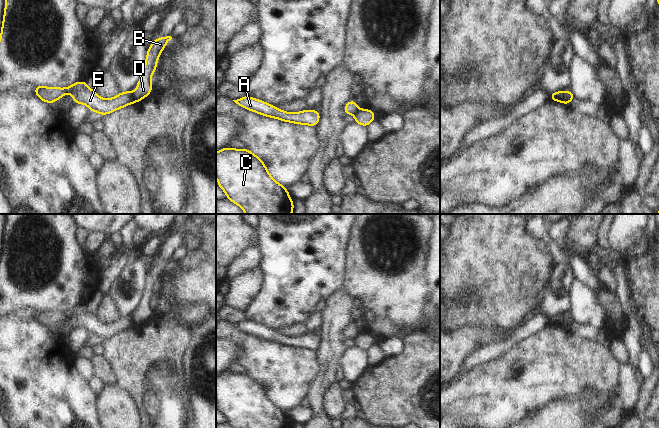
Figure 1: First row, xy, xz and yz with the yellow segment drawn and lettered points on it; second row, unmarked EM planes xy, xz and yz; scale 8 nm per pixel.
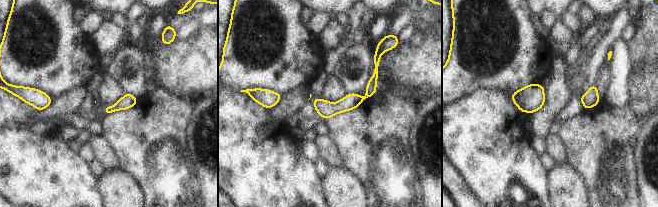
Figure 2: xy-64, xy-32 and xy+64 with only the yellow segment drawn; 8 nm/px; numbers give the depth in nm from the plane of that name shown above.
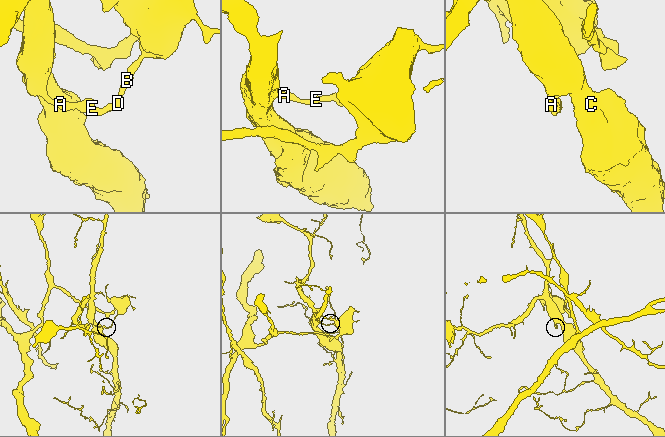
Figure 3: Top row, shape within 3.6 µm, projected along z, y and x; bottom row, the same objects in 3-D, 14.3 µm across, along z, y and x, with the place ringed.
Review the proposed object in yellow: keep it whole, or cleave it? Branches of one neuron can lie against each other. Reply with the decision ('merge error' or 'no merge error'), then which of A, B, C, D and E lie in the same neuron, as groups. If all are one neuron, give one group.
merge error; A C E / B D

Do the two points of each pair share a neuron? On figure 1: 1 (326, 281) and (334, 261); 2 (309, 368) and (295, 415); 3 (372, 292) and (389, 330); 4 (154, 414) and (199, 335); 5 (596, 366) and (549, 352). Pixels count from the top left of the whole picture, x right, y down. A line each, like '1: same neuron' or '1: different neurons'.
1: same neuron
2: different neurons
3: different neurons
4: different neurons
5: same neuron

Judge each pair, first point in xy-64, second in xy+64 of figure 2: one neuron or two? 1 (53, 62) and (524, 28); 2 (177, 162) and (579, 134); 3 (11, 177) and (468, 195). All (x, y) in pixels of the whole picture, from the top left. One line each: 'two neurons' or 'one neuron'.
1: one neuron
2: one neuron
3: two neurons

